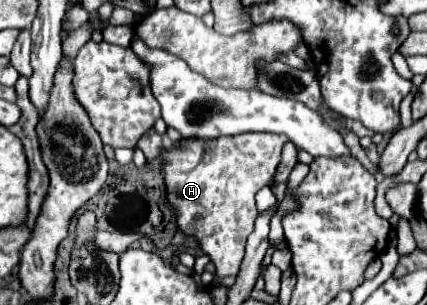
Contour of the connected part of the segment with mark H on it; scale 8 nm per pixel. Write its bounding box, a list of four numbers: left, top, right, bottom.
[159,133,287,275]

